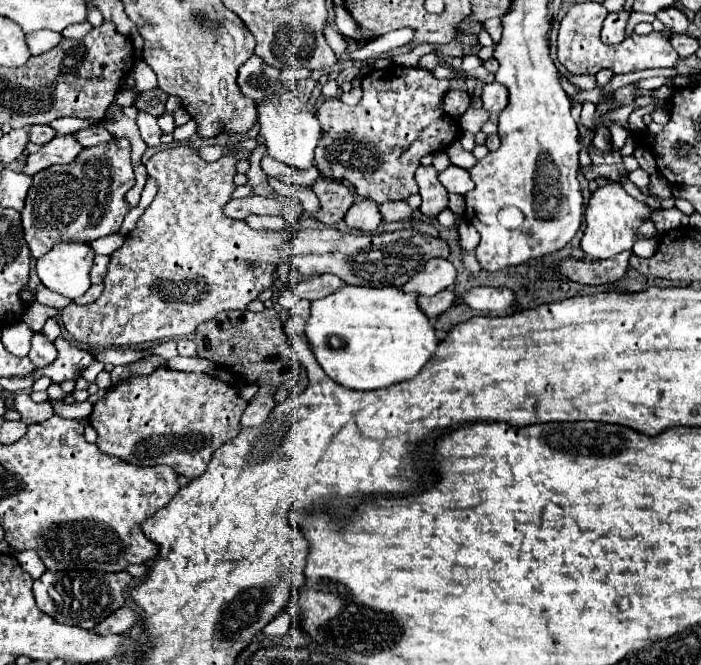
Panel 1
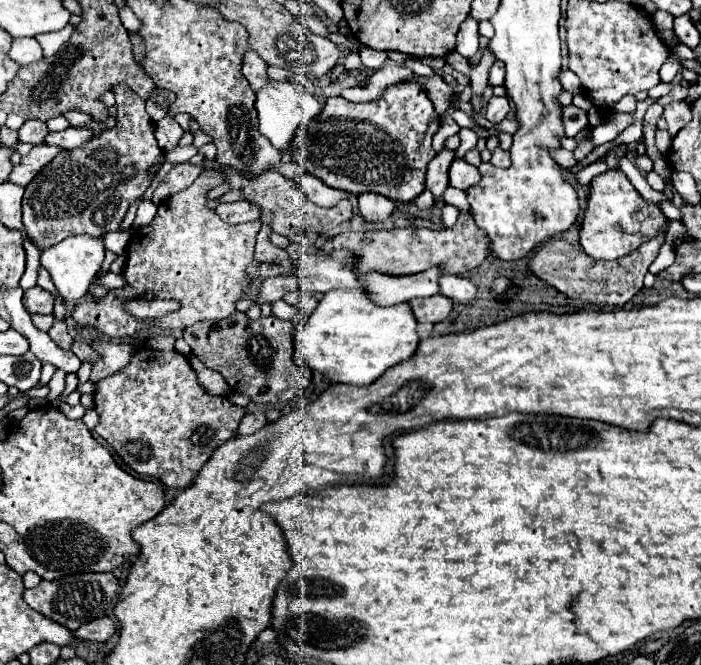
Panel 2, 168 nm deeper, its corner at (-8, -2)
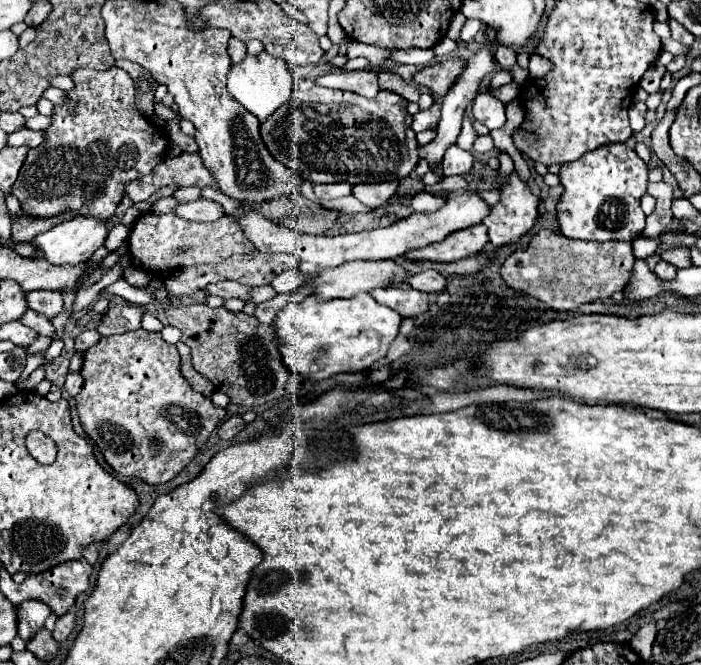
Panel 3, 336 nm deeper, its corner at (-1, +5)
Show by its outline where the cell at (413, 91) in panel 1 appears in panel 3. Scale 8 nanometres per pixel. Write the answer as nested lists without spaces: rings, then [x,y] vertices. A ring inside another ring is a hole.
[[[311,87],[307,91],[295,91],[287,105],[281,105],[267,121],[261,123],[261,137],[271,155],[287,165],[293,173],[309,179],[311,183],[379,183],[401,181],[409,177],[419,163],[419,143],[411,129],[413,115],[407,111],[407,101],[395,91],[379,91],[373,99],[327,89]]]

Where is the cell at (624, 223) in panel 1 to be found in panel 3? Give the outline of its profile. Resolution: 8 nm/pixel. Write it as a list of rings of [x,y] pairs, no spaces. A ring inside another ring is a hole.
[[[625,143],[601,145],[595,151],[585,153],[581,159],[561,167],[561,185],[565,187],[557,205],[557,219],[561,233],[569,239],[581,241],[633,241],[645,229],[645,213],[639,207],[639,199],[647,193],[647,163]]]

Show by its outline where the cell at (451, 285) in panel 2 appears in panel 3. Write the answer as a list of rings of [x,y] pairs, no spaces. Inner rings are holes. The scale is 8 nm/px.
[[[427,269],[423,273],[413,275],[407,283],[419,291],[425,291],[425,293],[439,293],[447,287],[447,277],[443,277],[443,273],[439,273],[439,271]]]

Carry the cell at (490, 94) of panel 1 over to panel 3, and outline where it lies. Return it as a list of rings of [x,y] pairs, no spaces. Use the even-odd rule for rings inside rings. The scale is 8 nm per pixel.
[[[479,93],[473,103],[473,117],[489,129],[501,129],[507,121],[505,103],[493,97],[491,93]]]

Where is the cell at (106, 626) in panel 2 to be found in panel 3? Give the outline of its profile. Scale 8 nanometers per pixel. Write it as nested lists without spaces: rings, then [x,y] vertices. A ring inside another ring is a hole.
[[[65,613],[63,617],[57,619],[57,625],[55,625],[55,631],[53,631],[53,639],[55,641],[65,641],[73,631],[75,631],[75,625],[77,625],[77,617],[75,613]]]

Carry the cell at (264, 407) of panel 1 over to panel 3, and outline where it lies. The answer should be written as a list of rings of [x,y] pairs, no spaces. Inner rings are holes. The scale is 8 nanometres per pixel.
[[[233,415],[233,417],[229,417],[227,421],[223,421],[223,425],[219,427],[219,437],[221,437],[223,441],[229,441],[229,439],[233,439],[239,431],[243,431],[243,427],[245,427],[245,421],[241,419],[241,415]]]

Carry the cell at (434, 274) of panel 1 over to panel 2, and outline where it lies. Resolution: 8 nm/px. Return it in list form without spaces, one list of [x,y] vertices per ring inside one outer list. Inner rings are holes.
[[[438,268],[418,272],[412,276],[388,276],[380,272],[368,272],[360,284],[366,294],[378,306],[392,306],[412,298],[426,298],[438,294],[438,278],[442,274]]]

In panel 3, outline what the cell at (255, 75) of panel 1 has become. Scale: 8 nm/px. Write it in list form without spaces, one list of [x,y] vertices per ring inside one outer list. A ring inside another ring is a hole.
[[[231,37],[231,39],[229,39],[229,57],[231,57],[231,65],[237,65],[237,63],[243,59],[243,55],[247,55],[245,43],[239,41],[239,39],[235,39],[235,37]]]

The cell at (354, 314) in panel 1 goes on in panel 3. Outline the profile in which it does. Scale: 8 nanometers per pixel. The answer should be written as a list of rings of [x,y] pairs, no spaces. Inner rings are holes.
[[[369,293],[335,301],[319,301],[309,295],[307,299],[289,303],[281,309],[273,327],[285,365],[297,377],[323,381],[337,373],[367,371],[373,363],[383,359],[399,333],[401,321],[399,313],[379,305]]]

